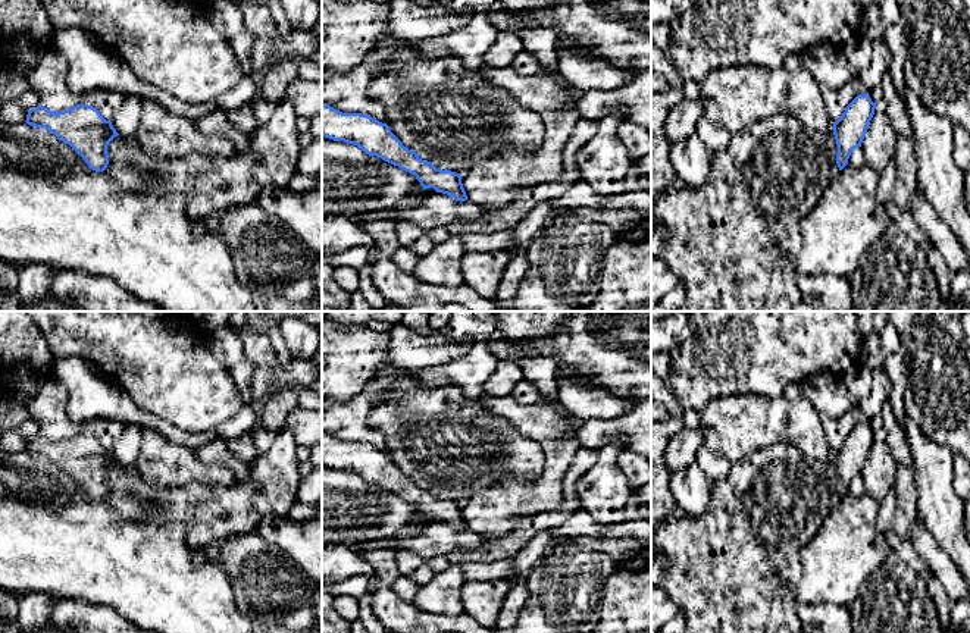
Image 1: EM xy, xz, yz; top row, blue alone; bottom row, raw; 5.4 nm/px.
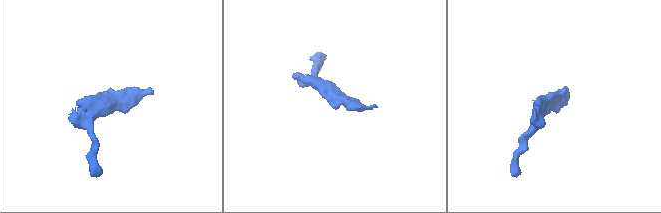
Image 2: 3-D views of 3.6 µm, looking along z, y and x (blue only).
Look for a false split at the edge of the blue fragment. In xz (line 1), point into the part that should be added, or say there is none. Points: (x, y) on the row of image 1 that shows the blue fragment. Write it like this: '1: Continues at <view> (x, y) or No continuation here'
1: No continuation here

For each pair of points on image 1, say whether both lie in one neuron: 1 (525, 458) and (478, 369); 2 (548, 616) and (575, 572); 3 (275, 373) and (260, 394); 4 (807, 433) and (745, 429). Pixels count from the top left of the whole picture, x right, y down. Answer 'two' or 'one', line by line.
1: two
2: one
3: one
4: one

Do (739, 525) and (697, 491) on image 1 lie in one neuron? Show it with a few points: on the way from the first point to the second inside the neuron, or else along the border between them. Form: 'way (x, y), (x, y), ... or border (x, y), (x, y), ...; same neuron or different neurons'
border (712, 482), (707, 508), (697, 516), (682, 516); different neurons

